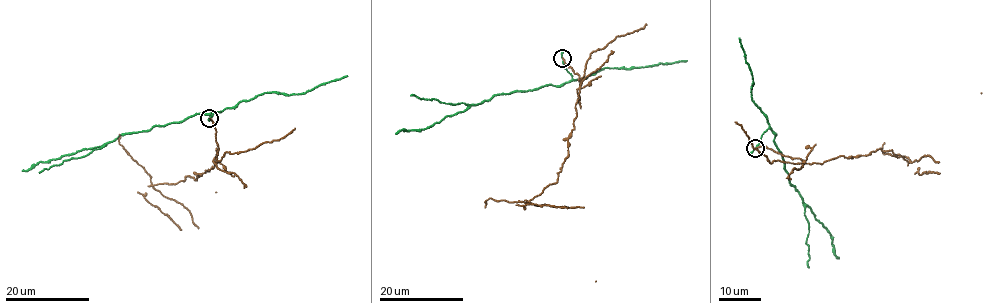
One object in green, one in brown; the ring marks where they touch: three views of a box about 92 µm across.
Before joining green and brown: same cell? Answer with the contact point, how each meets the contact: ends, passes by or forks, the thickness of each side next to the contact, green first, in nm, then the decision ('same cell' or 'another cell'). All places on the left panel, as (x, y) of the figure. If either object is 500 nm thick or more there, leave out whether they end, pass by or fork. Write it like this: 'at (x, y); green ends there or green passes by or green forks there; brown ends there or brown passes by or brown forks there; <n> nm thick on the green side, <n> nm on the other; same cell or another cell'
at (209, 118); green passes by; brown ends there; 100 nm thick on the green side, 190 nm on the other; another cell

